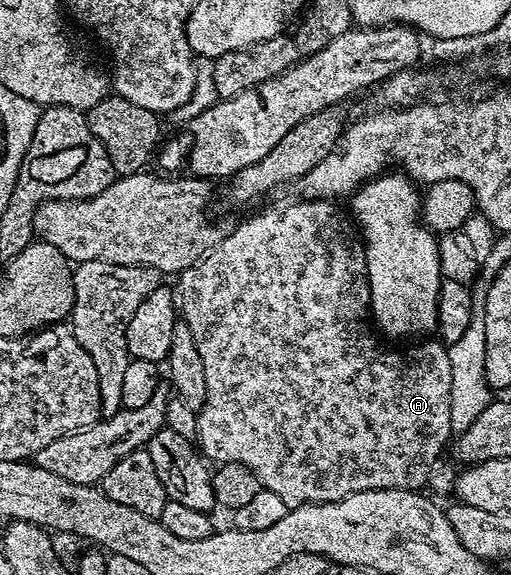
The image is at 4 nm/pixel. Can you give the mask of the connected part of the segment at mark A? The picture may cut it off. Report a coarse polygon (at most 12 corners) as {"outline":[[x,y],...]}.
{"outline":[[348,210],[178,274],[198,444],[289,507],[422,490],[448,346],[386,349]]}

